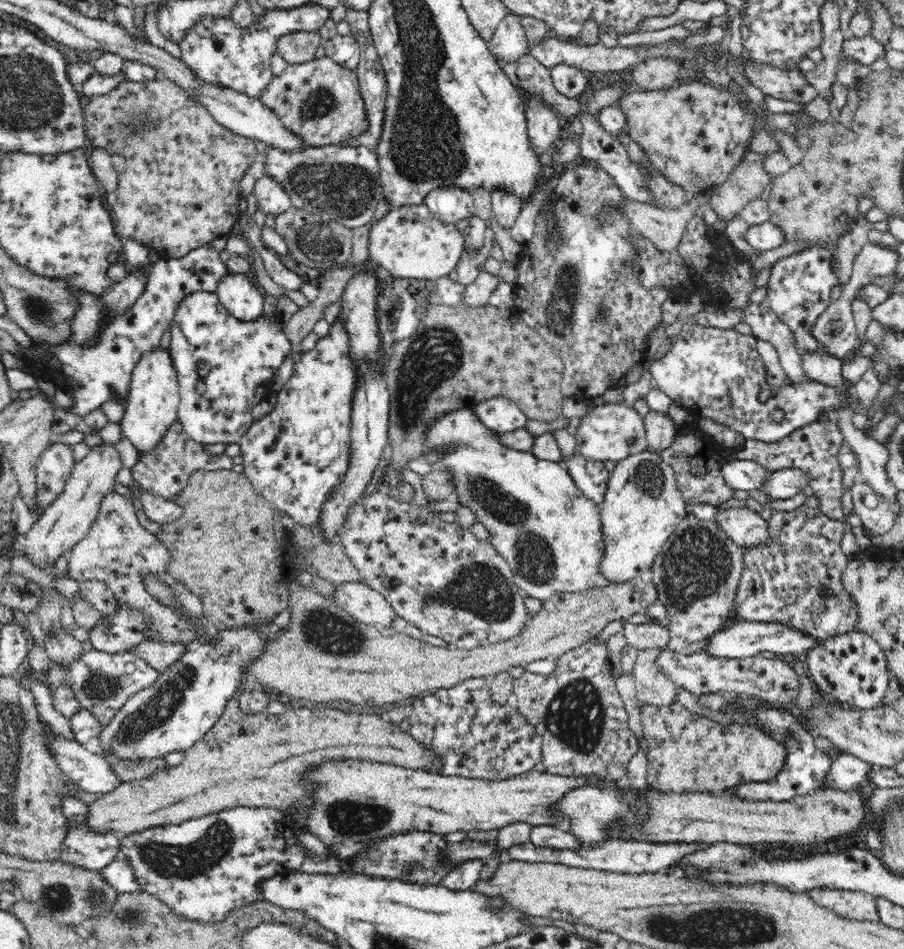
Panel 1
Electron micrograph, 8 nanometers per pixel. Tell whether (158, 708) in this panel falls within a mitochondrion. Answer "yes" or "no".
yes

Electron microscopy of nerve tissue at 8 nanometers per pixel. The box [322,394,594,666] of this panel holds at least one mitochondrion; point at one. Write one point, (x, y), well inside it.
(534, 559)

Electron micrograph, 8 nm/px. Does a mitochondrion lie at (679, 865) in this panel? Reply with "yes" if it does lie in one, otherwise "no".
no

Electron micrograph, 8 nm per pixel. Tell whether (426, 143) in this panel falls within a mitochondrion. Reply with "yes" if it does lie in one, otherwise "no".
yes

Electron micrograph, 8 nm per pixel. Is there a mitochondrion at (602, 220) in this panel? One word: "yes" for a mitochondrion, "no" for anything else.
yes

